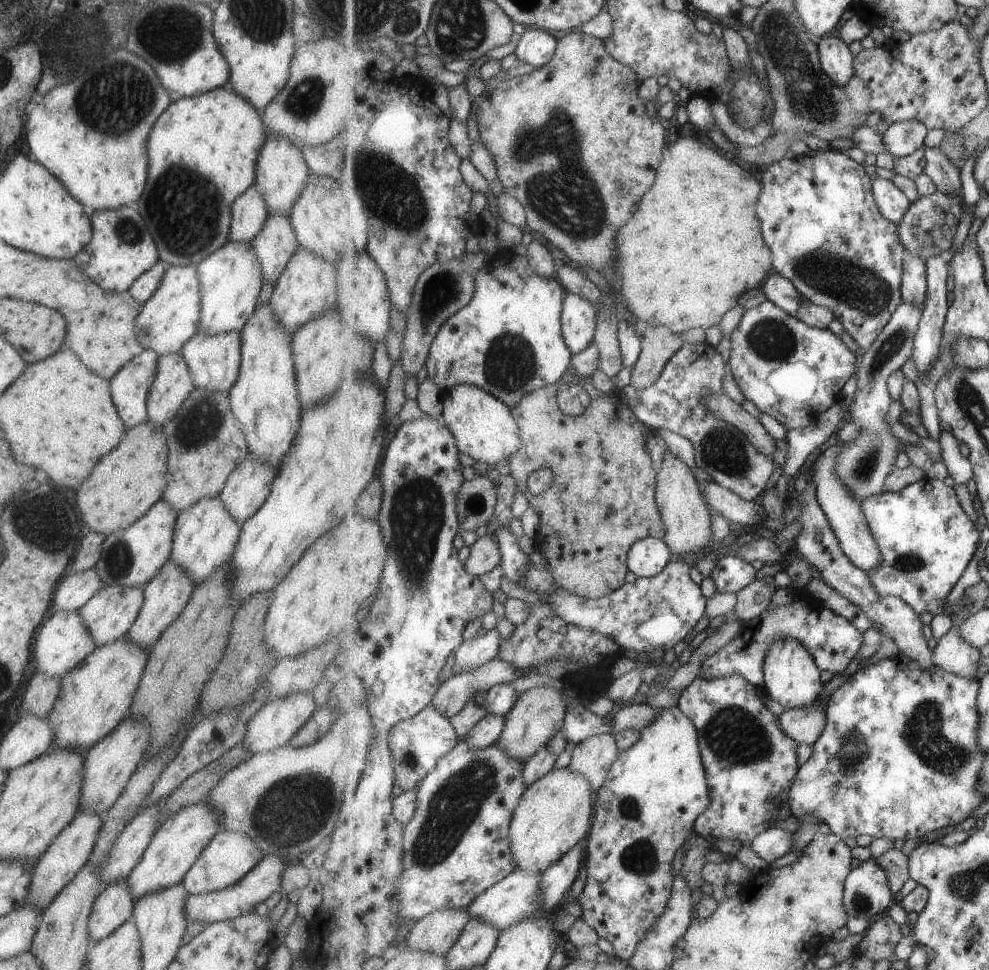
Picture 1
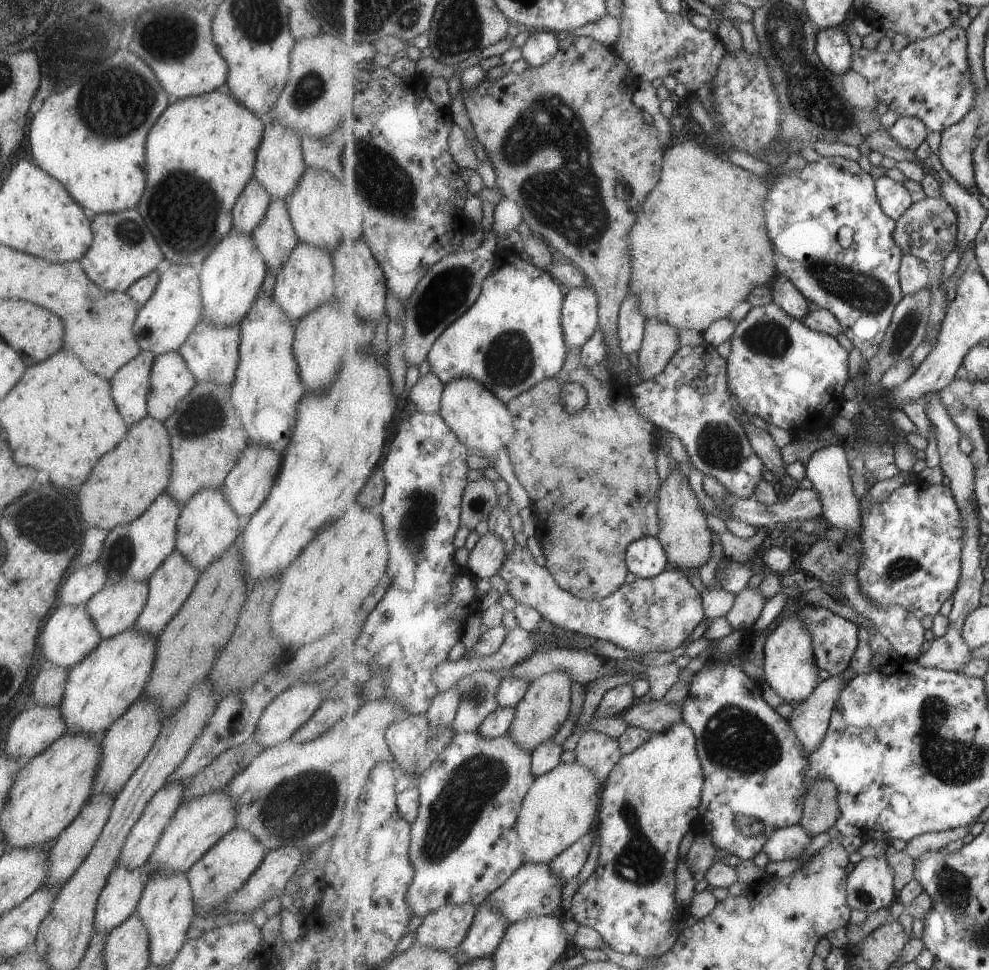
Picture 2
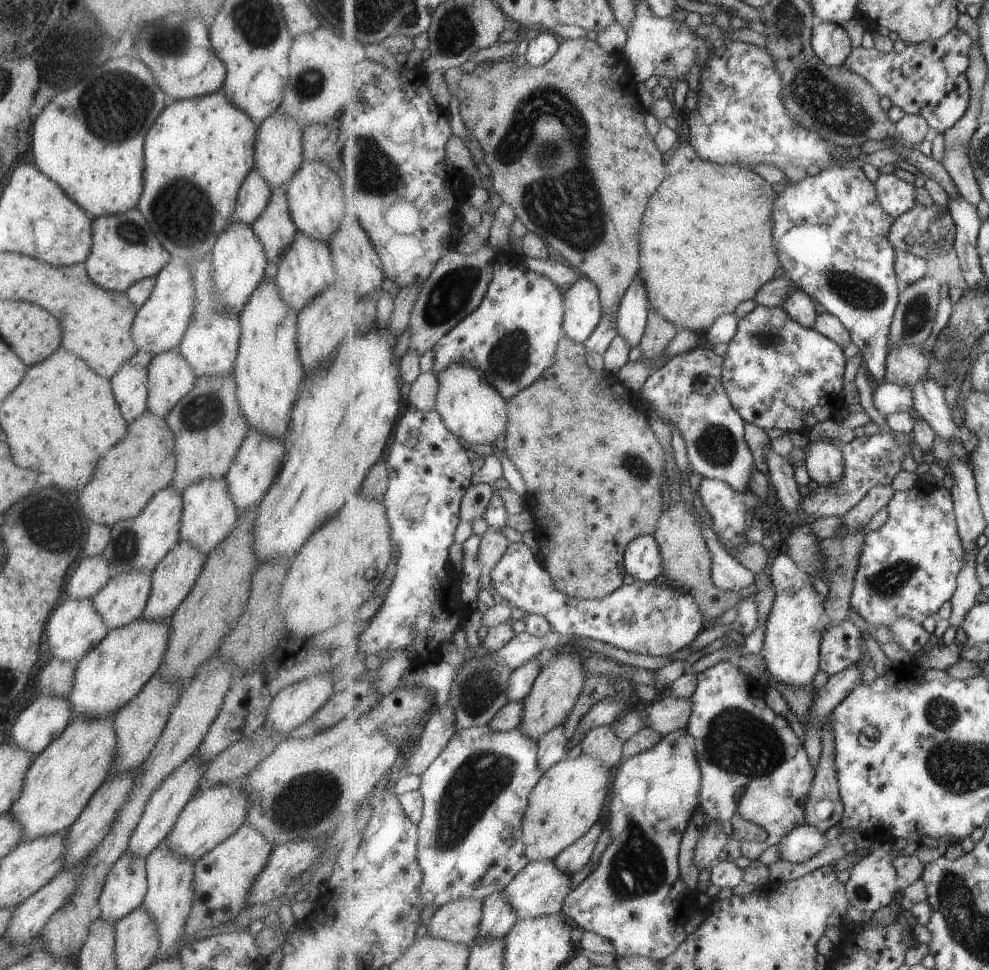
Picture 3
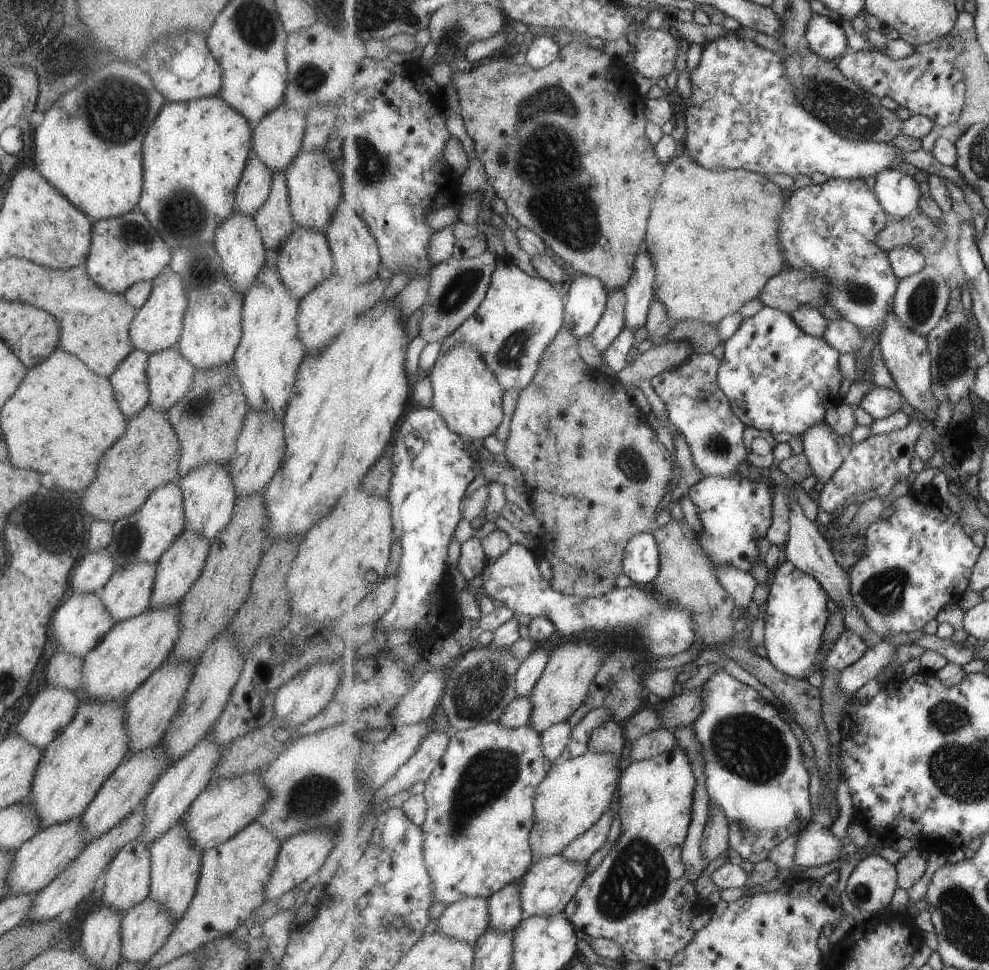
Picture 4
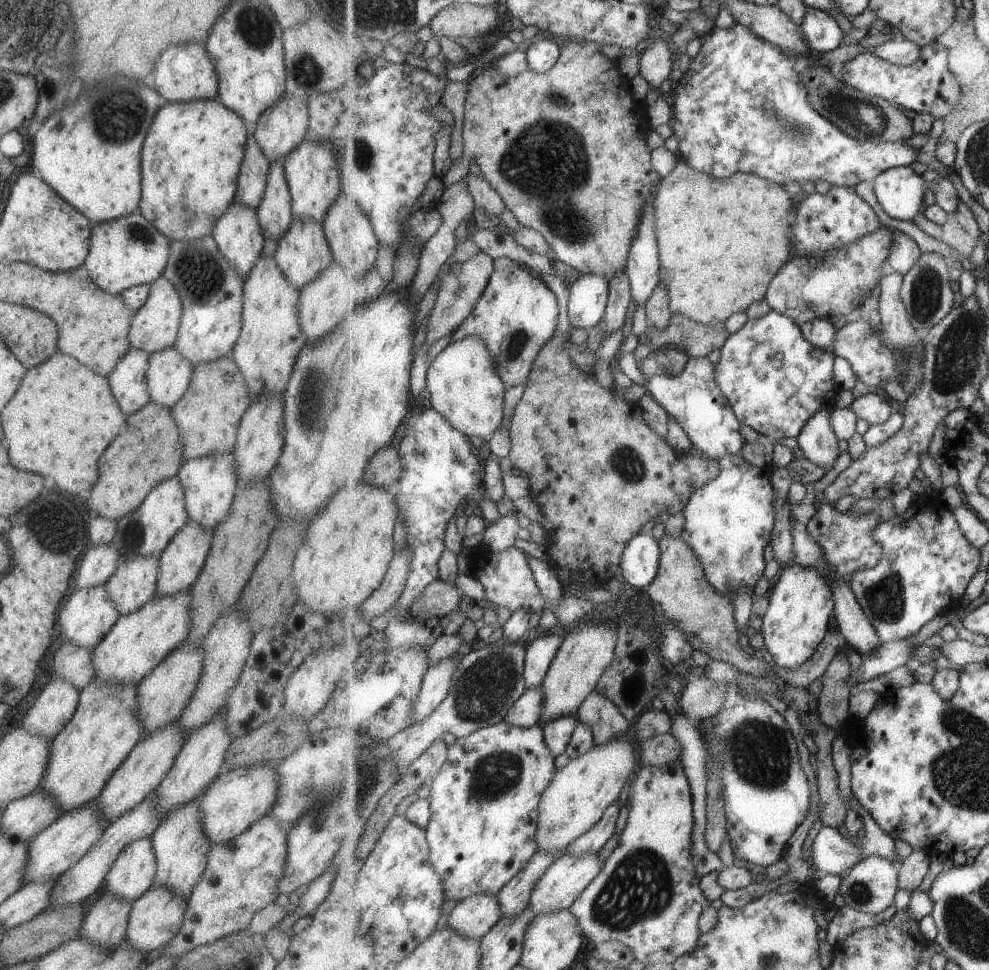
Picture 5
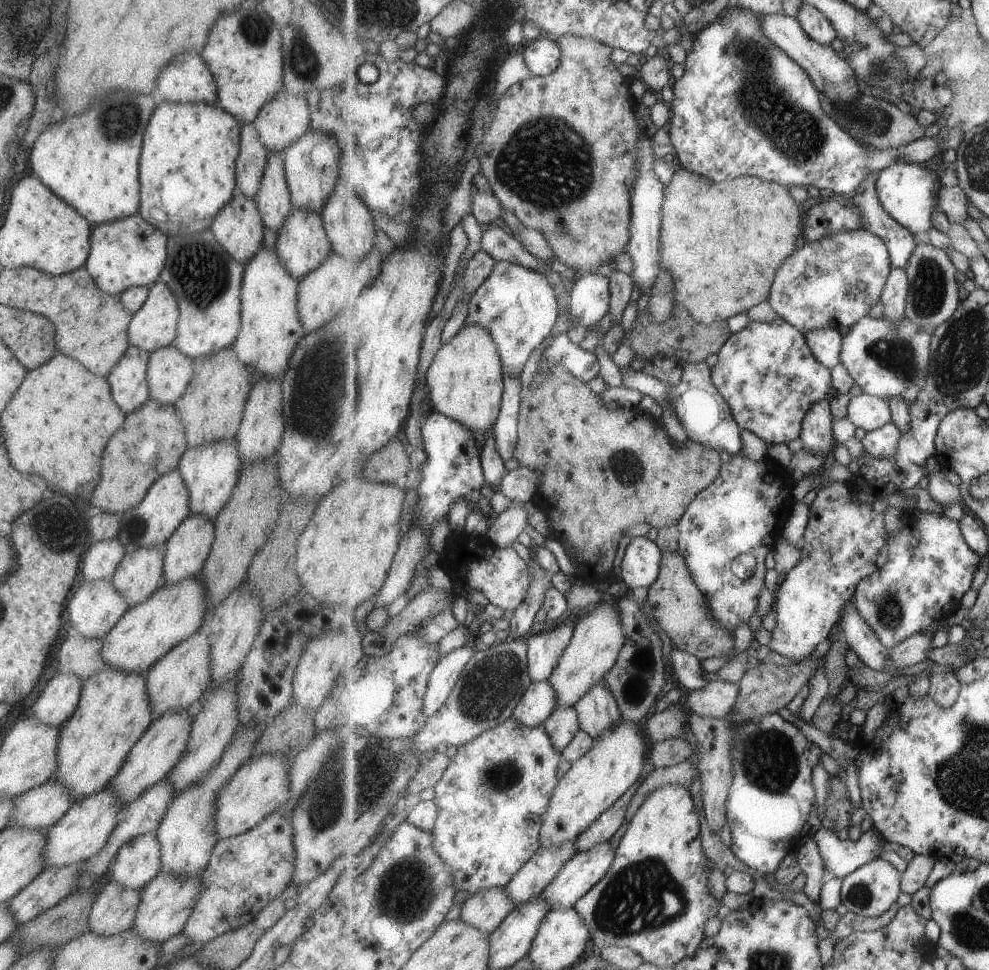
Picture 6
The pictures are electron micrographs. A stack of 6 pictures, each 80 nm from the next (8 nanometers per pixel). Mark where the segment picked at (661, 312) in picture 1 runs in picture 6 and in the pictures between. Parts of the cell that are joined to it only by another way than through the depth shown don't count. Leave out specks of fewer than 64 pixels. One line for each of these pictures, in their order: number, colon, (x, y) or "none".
2: (700, 246)
3: (707, 245)
4: (714, 236)
5: (722, 242)
6: (723, 243)

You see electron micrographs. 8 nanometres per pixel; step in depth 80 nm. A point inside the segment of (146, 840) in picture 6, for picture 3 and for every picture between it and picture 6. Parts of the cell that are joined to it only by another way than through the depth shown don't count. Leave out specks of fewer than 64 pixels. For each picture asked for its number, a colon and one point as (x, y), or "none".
3: (125, 885)
4: (126, 879)
5: (131, 874)

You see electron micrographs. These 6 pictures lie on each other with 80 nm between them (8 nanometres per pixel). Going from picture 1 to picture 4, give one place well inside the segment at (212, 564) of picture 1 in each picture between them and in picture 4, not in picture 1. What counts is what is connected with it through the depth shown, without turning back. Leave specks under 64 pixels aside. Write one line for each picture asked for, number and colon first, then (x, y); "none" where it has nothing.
2: (206, 526)
3: (208, 513)
4: (208, 496)

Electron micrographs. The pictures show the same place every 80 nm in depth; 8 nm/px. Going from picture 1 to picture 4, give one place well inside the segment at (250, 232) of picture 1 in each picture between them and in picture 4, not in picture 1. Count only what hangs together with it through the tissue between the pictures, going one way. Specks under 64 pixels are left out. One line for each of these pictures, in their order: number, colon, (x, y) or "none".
2: (247, 212)
3: (253, 194)
4: (253, 186)

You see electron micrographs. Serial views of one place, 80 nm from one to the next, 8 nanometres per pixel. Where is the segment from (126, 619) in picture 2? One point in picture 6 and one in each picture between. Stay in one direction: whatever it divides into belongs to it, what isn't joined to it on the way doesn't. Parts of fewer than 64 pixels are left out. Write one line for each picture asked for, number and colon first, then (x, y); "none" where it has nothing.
3: (123, 598)
4: (127, 592)
5: (133, 583)
6: (138, 574)

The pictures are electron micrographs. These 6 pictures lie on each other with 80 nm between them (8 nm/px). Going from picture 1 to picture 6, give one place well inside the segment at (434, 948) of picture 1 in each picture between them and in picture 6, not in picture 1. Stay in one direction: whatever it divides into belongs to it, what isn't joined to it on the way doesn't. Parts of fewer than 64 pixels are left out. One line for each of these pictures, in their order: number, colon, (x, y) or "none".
2: (446, 928)
3: (459, 921)
4: (466, 920)
5: (474, 917)
6: (486, 910)

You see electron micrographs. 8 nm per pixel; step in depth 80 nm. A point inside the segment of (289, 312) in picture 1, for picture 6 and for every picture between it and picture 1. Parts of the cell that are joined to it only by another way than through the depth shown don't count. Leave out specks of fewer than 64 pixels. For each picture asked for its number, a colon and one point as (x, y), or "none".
2: (305, 280)
3: (306, 268)
4: (304, 259)
5: (302, 251)
6: (301, 246)

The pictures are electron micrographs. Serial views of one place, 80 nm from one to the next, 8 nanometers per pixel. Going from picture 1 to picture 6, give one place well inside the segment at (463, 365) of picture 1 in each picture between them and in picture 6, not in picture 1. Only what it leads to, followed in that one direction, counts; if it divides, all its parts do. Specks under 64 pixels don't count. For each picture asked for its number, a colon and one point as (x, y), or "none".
2: (512, 338)
3: (513, 336)
4: (513, 327)
5: (517, 313)
6: (518, 305)

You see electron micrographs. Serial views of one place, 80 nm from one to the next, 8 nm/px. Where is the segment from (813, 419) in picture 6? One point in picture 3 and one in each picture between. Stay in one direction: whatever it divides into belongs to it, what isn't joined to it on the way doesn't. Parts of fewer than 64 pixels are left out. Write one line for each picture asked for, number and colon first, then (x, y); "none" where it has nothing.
3: (825, 463)
4: (820, 444)
5: (818, 439)

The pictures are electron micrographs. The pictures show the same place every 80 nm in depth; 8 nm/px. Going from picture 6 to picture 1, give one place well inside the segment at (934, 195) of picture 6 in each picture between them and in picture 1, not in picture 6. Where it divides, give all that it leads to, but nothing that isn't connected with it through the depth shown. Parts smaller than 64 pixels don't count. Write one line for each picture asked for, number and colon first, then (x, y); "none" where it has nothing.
1: (894, 203)
2: (895, 198)
3: (897, 196)
4: (900, 194)
5: (900, 190)

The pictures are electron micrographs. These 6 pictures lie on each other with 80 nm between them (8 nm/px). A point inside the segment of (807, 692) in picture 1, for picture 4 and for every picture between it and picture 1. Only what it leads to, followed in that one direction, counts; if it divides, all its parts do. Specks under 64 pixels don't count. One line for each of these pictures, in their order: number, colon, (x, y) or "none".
2: (790, 663)
3: (793, 637)
4: (797, 611)

